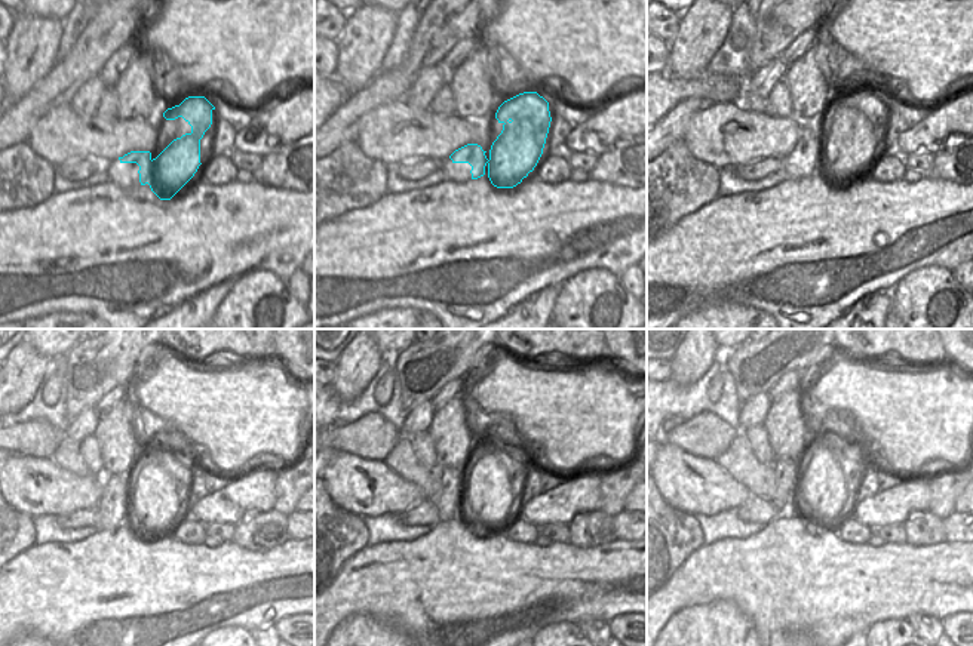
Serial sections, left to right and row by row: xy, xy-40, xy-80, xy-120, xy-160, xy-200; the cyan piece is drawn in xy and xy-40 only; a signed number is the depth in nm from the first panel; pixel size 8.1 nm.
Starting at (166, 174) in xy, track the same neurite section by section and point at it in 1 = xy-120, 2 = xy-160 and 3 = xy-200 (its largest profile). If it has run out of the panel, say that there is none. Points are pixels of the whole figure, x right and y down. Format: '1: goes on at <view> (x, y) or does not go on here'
1: goes on at xy-120 (163, 486)
2: goes on at xy-160 (490, 495)
3: goes on at xy-200 (823, 488)

